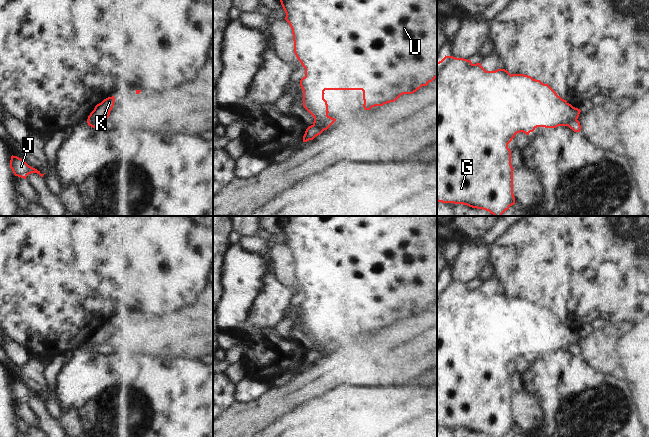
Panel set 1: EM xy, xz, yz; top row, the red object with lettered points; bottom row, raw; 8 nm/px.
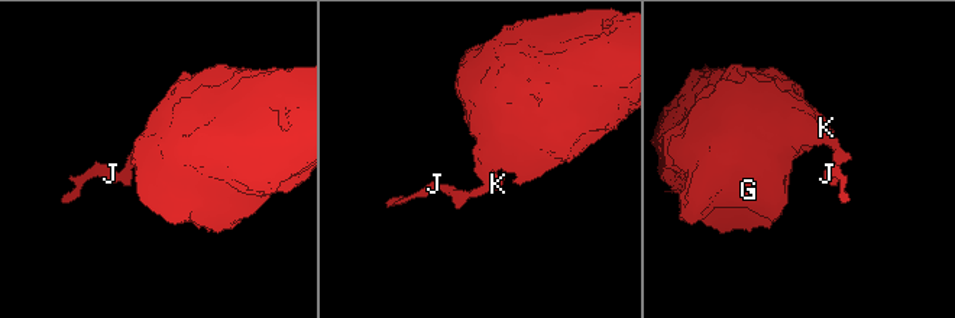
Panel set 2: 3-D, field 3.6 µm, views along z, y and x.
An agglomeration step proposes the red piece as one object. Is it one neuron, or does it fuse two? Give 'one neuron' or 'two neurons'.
two neurons

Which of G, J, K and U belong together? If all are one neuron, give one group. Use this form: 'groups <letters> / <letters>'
groups G K U / J

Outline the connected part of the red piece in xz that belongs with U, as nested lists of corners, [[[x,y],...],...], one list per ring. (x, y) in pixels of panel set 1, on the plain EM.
[[[278,216],[278,222],[286,237],[285,244],[292,253],[294,277],[305,292],[305,300],[300,304],[303,330],[314,341],[314,350],[327,354],[336,345],[328,339],[325,314],[362,314],[363,331],[370,334],[394,326],[403,318],[413,318],[437,302],[437,216]]]

